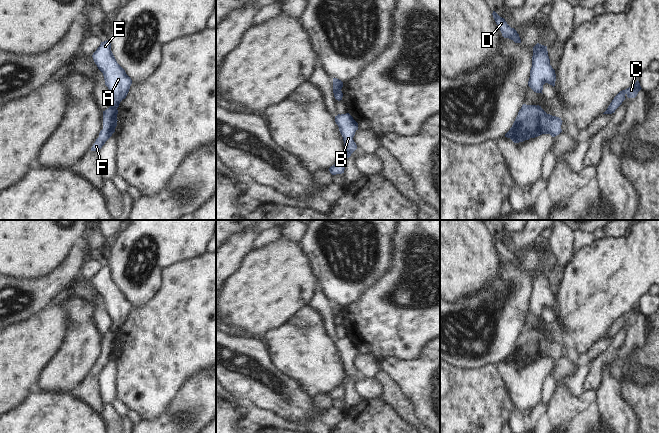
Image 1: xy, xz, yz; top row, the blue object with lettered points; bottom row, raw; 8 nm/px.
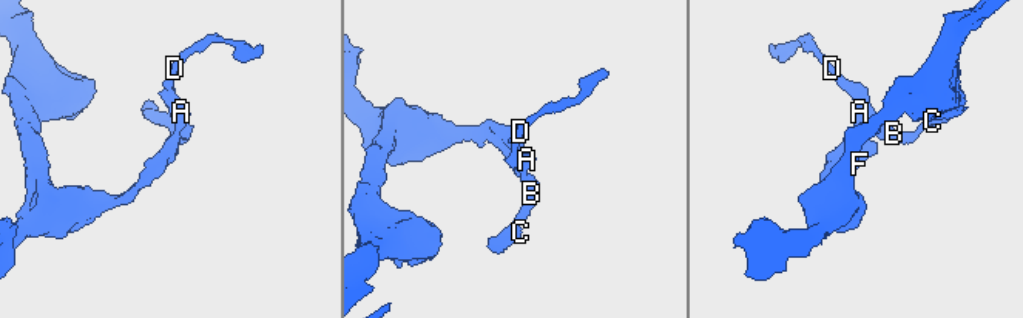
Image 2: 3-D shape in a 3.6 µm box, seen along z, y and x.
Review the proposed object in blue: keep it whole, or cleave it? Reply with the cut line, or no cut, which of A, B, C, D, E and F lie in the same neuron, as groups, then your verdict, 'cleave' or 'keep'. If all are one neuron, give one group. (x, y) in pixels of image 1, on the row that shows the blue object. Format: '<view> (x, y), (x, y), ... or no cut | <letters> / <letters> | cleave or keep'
xy (110, 105), (116, 108) | A B C D E / F | cleave

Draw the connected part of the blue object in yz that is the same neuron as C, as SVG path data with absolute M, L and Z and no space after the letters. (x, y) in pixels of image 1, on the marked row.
M637 80L631 87L620 91L612 100L607 110L603 114L612 114L615 110L622 104L622 102L628 98L635 98L638 92L641 90L641 86L639 81Z

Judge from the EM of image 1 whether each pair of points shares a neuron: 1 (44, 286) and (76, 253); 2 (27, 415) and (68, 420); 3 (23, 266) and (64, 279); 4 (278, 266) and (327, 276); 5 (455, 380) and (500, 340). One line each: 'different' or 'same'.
1: same
2: same
3: different
4: different
5: different

